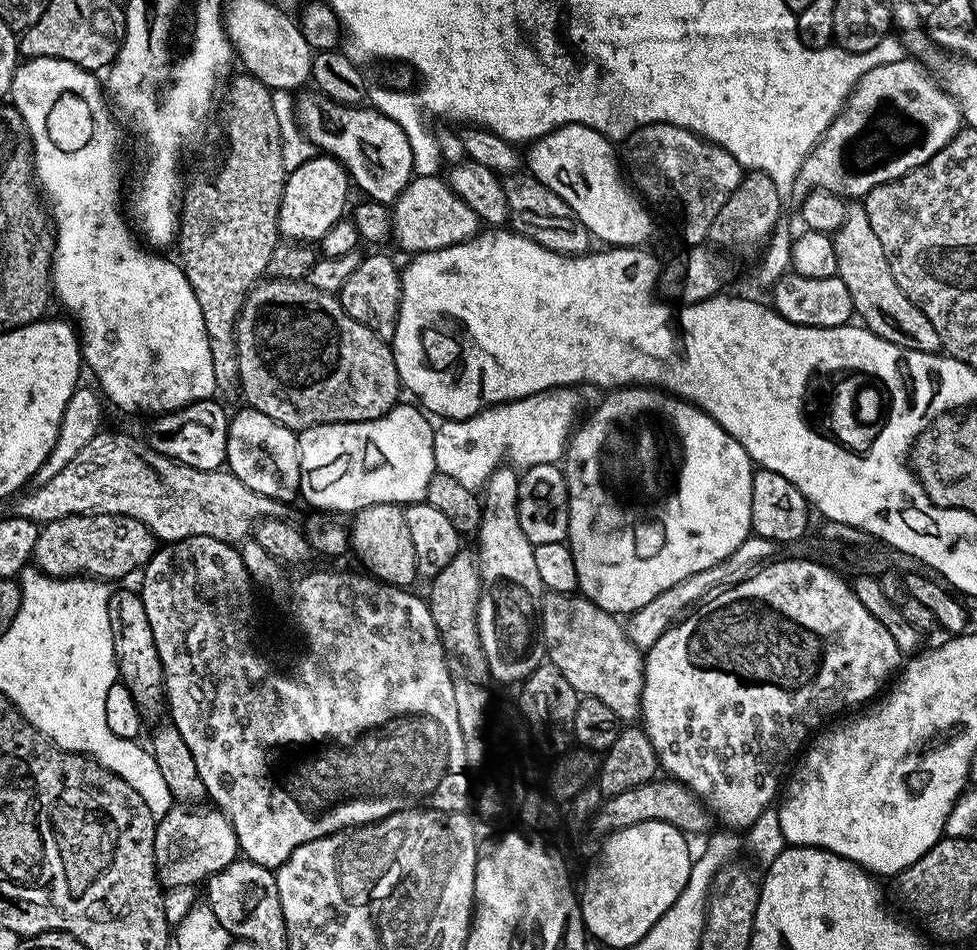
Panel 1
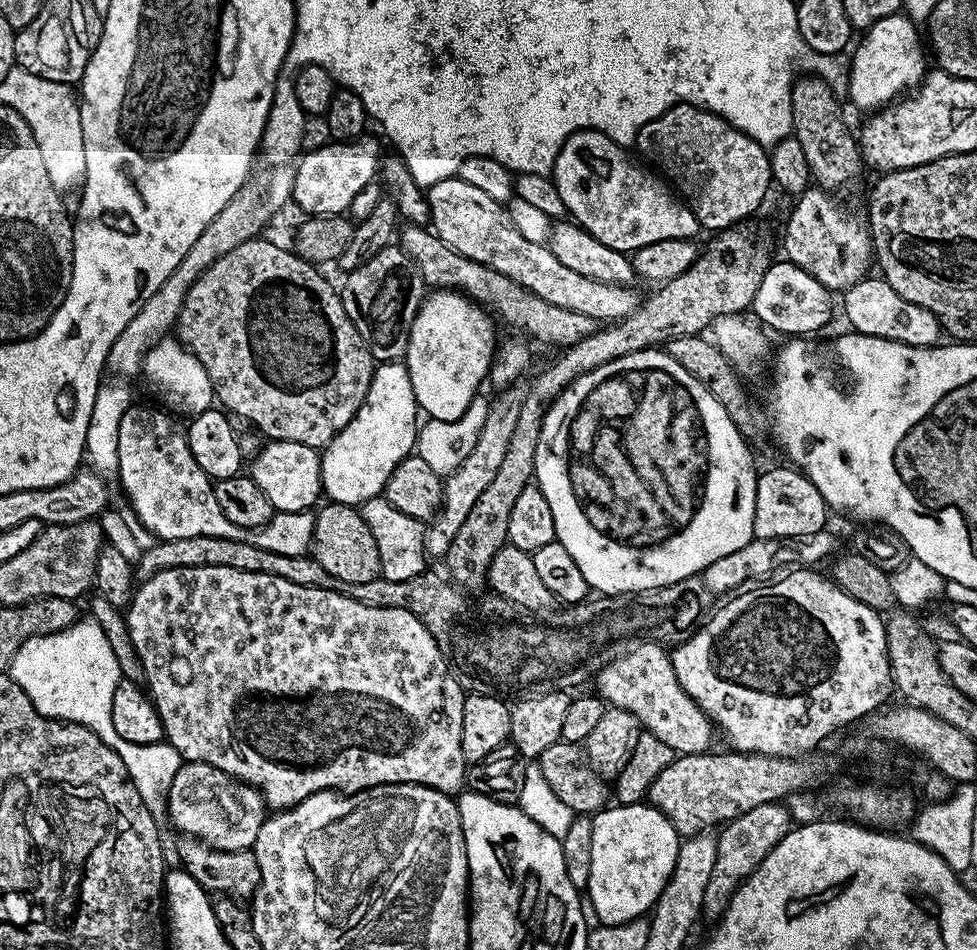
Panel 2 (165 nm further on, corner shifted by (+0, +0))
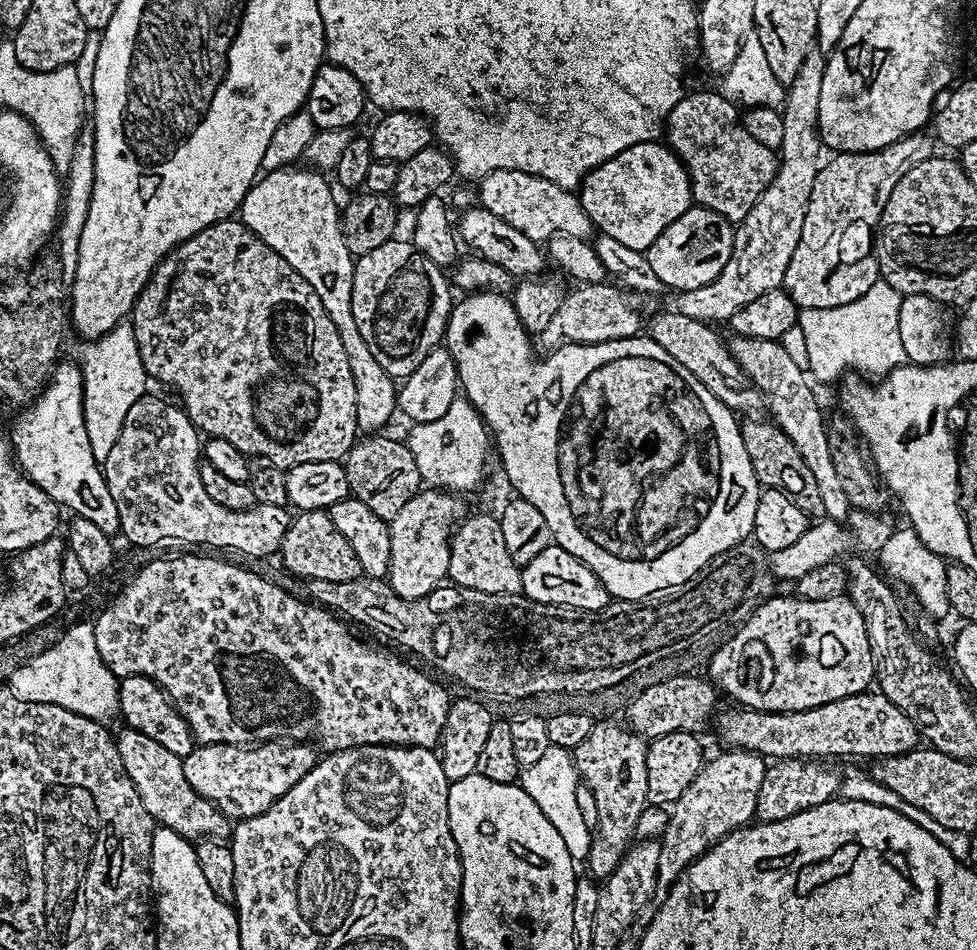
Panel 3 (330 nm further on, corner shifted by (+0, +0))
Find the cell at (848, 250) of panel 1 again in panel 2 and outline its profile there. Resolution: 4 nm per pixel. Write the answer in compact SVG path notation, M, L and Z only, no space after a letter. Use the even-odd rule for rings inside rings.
M804 74L793 83L792 135L795 136L798 146L802 146L802 154L806 154L811 179L825 190L844 188L847 184L854 183L860 176L860 168L862 169L862 157L857 137L848 129L848 124L844 121L844 112L836 100L839 100L837 93L833 92L832 87L818 76Z

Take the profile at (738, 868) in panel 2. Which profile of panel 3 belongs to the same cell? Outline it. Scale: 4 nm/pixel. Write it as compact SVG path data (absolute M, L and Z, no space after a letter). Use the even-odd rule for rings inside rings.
M816 758L777 760L769 763L762 778L762 790L758 792L755 819L760 822L778 822L802 810L810 810L827 800L837 799L840 795L842 772L828 764L831 763L821 762Z

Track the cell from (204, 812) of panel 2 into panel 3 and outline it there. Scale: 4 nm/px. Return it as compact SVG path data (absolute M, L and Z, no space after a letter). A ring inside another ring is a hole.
M265 742L255 746L200 744L183 757L186 782L196 793L222 810L229 821L249 820L262 814L286 794L318 762L318 752L308 742Z

